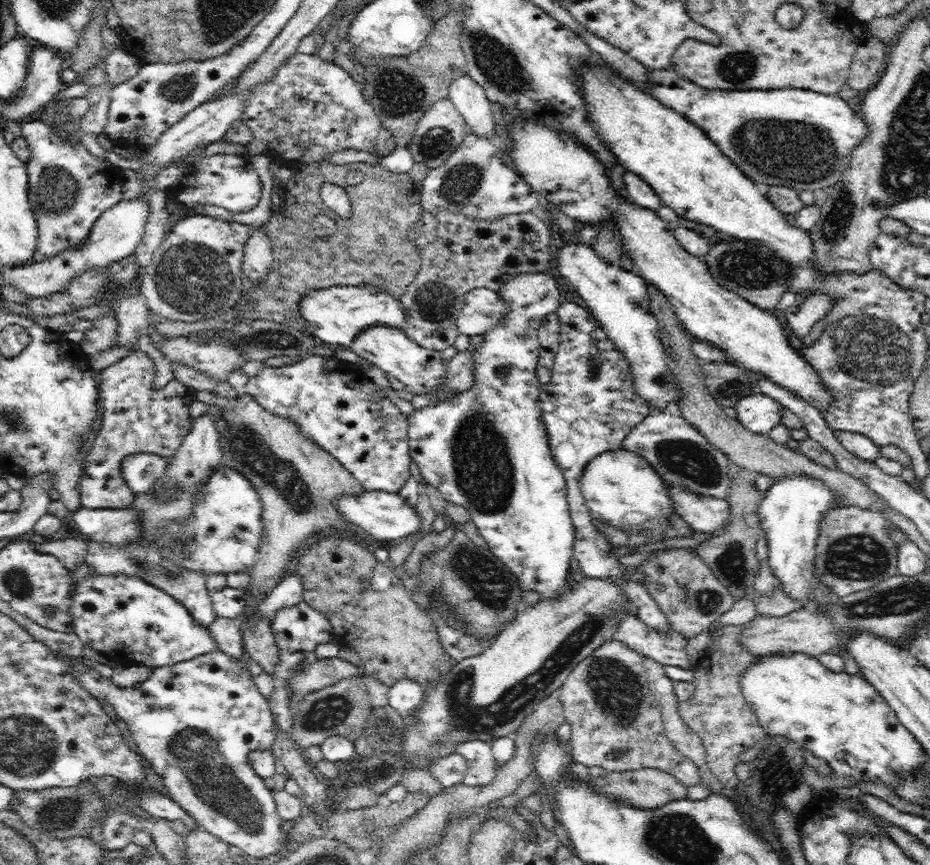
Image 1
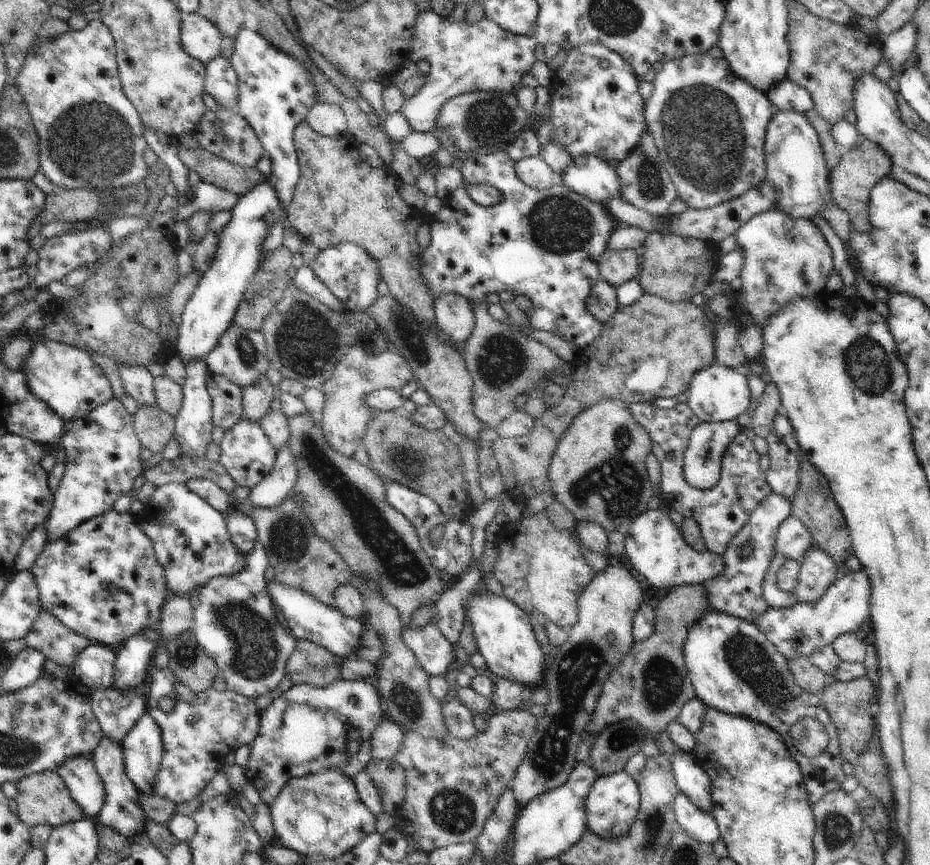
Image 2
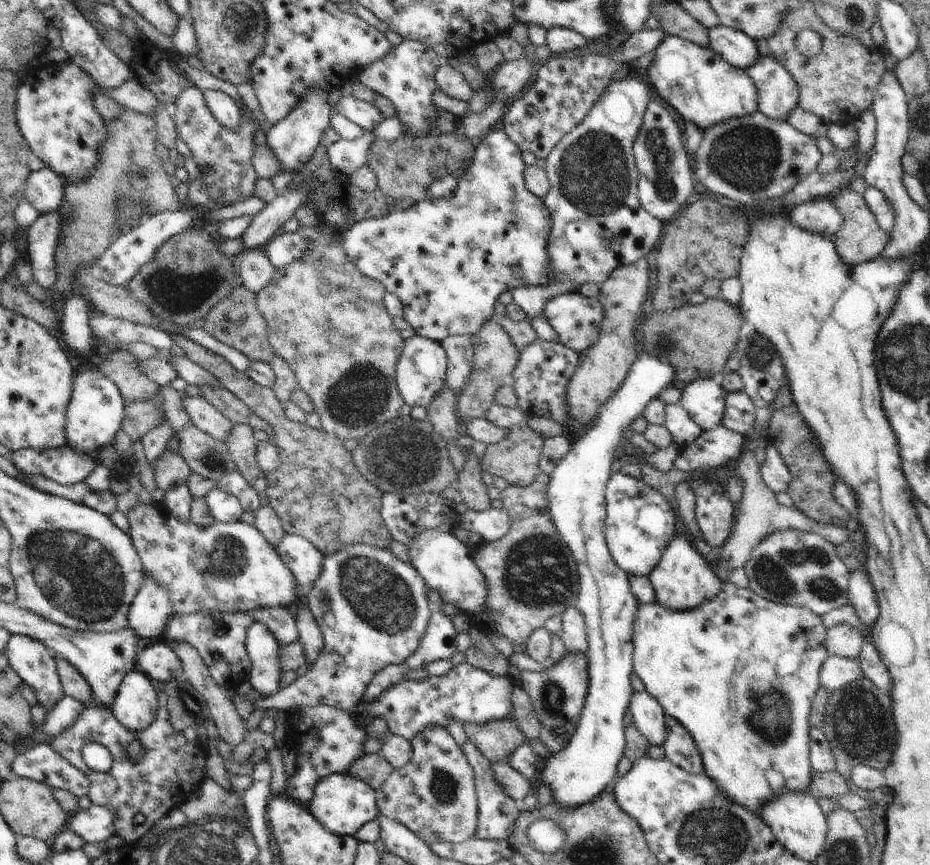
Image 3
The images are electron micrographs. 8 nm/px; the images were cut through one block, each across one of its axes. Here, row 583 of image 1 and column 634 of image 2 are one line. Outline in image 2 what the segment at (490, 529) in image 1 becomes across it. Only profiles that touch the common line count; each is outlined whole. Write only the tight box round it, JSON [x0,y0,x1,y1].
[624,510,724,588]

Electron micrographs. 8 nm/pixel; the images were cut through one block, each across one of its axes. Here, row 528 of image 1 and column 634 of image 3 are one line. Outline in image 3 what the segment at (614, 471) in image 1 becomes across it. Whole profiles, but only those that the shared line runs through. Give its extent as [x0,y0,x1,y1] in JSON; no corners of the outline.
[633,583,829,817]

